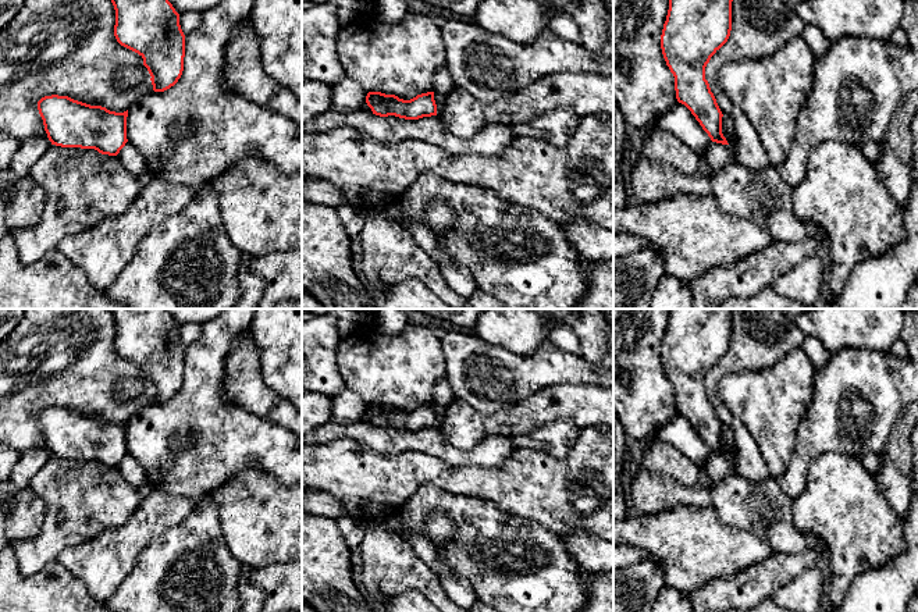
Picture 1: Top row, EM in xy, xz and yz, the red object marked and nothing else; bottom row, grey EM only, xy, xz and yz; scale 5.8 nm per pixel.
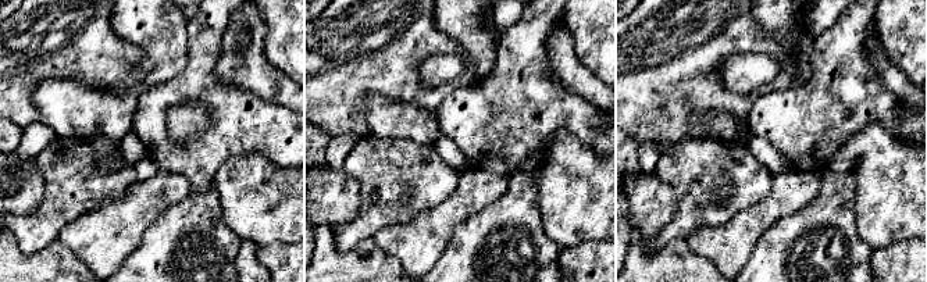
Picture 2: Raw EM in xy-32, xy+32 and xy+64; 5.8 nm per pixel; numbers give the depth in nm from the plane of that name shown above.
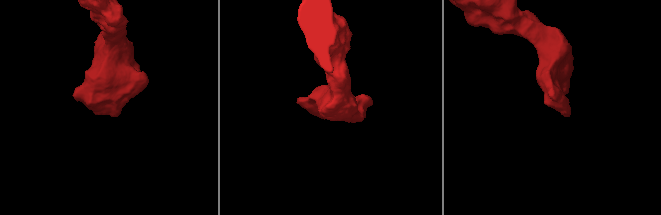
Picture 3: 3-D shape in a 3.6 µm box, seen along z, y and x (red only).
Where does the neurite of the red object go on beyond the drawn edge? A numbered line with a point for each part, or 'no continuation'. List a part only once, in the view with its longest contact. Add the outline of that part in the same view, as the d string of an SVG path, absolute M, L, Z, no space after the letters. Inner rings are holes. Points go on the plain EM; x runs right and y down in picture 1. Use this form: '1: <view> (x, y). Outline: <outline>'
no continuation

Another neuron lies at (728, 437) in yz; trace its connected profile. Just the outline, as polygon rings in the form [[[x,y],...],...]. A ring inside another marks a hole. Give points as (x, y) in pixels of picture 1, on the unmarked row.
[[[729,427],[722,428],[722,445],[726,449],[729,456],[733,456],[736,452],[736,437]]]

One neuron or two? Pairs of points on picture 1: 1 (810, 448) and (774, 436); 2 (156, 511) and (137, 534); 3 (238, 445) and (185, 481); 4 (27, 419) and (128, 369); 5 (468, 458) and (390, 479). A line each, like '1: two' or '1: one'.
1: two
2: one
3: one
4: one
5: two

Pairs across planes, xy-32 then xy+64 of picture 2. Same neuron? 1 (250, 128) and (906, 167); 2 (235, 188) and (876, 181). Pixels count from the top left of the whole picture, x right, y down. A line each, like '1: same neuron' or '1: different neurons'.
1: different neurons
2: same neuron

